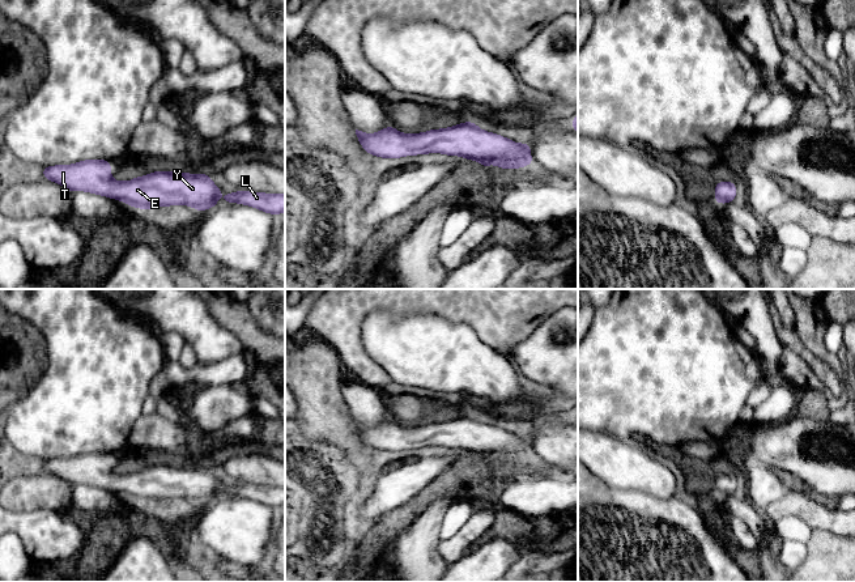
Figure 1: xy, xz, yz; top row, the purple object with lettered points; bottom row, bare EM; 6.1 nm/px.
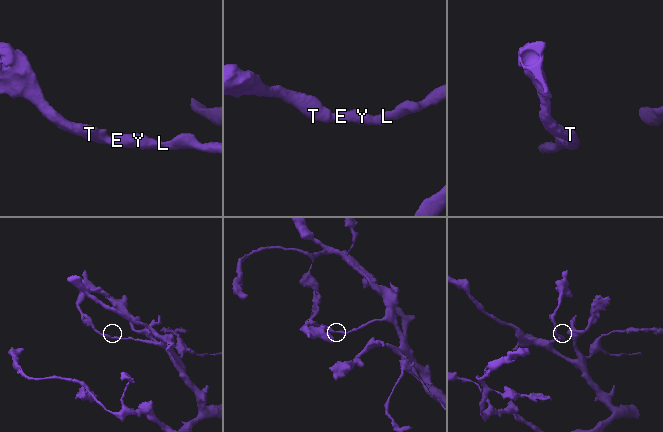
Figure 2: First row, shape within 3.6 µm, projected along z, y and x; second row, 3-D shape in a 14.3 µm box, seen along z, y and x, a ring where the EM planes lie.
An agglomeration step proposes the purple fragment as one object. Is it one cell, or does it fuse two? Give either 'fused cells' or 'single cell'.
single cell

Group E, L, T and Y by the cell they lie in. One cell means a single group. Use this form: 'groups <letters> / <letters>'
groups E L T Y

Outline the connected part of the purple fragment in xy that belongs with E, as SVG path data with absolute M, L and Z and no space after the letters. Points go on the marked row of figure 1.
M86 160L73 165L48 166L42 169L42 171L44 179L59 183L72 192L93 192L115 200L122 200L128 205L140 209L184 204L203 212L218 205L216 201L222 195L221 190L207 174L154 171L128 182L118 182L110 175L111 167L112 165L106 160Z

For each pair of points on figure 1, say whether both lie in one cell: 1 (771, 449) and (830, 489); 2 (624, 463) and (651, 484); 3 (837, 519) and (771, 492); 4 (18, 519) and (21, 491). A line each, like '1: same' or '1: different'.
1: same
2: same
3: different
4: different

